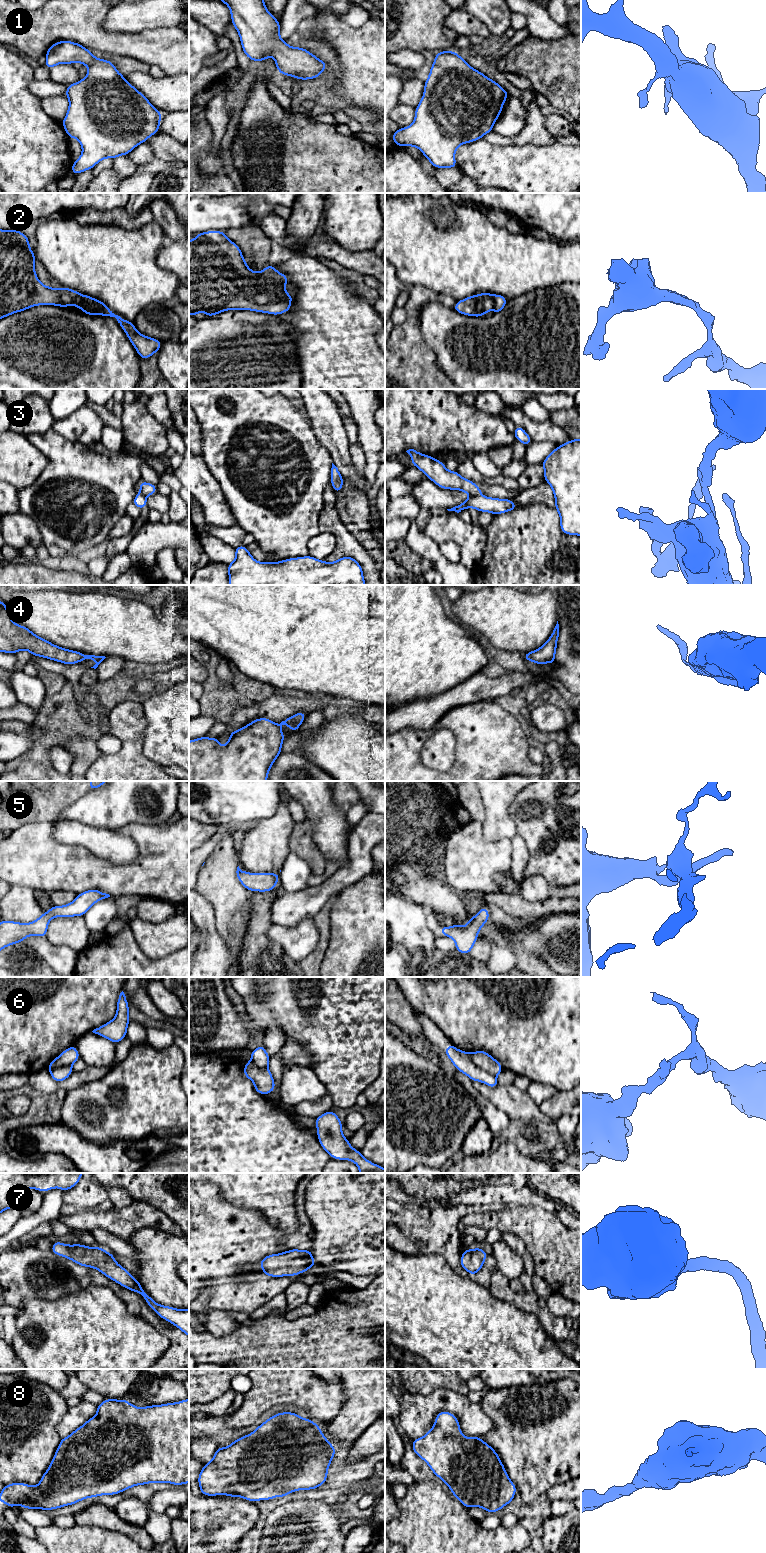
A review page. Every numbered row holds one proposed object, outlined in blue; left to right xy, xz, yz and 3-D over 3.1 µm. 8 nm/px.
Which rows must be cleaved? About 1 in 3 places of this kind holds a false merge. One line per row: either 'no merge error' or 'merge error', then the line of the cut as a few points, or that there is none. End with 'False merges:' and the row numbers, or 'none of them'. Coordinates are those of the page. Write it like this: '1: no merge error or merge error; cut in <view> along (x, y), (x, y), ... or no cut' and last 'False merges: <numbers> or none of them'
1: no merge error; no cut
2: no merge error; no cut
3: merge error; cut in yz along (470, 494), (479, 495)
4: merge error; cut in xy along (85, 655), (82, 660)
5: no merge error; no cut
6: merge error; cut in yz along (470, 1054), (471, 1060), (477, 1066), (495, 1076)
7: no merge error; no cut
8: no merge error; no cut
False merges: 3, 4, 6

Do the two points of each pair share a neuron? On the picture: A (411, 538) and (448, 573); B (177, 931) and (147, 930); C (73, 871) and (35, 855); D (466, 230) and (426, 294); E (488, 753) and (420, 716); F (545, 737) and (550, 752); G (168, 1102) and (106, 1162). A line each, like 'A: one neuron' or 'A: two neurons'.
A: one neuron
B: one neuron
C: one neuron
D: two neurons
E: two neurons
F: two neurons
G: two neurons

